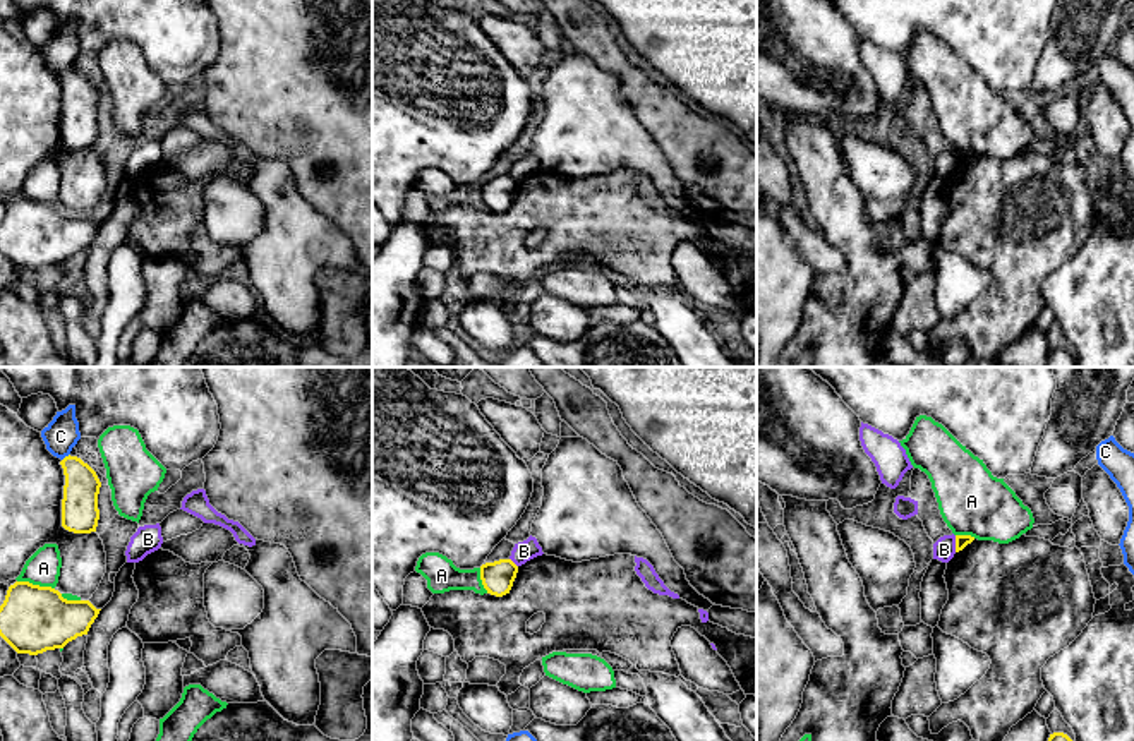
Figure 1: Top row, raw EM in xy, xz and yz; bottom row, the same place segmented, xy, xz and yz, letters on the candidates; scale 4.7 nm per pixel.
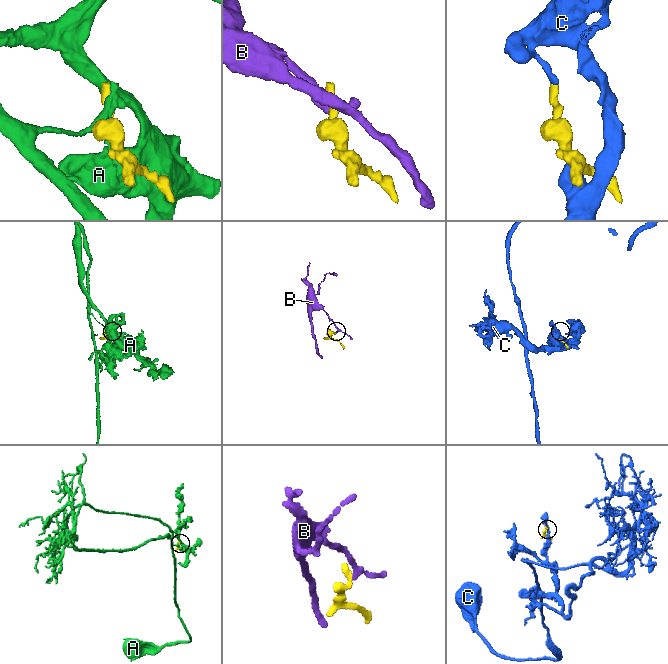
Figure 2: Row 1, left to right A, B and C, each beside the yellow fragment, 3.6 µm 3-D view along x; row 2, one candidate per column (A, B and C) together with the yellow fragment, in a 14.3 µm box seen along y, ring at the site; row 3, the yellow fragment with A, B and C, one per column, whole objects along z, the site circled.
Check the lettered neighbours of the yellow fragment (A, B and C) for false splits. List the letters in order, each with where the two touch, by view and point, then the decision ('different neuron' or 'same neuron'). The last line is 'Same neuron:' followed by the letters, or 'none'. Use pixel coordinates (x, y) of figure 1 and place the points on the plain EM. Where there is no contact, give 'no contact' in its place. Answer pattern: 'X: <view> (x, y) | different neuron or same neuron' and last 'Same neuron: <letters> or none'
A: xy (36, 201) | different neuron
B: yz (956, 160) | different neuron
C: xy (66, 72) | different neuron
Same neuron: none

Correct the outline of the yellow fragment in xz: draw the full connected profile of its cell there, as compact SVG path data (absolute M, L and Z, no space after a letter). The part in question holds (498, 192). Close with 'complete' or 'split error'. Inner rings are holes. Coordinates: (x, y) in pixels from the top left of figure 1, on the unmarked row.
M499 175L480 182L480 196L487 209L503 213L510 209L518 182L511 175Z; complete

